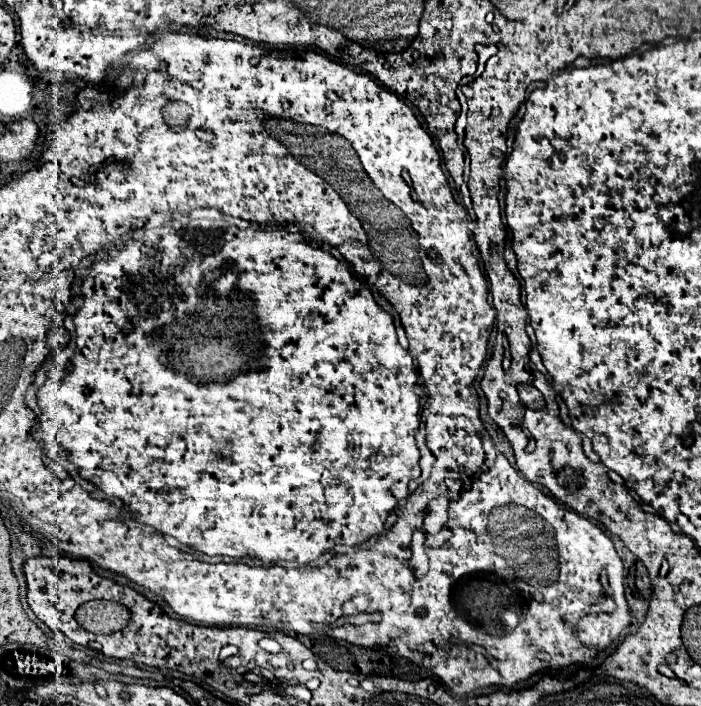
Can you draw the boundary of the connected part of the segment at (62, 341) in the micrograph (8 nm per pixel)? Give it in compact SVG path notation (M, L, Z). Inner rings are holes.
M59 328L54 334L47 335L47 346L52 350L58 347L64 347L70 339L69 334L62 328Z

